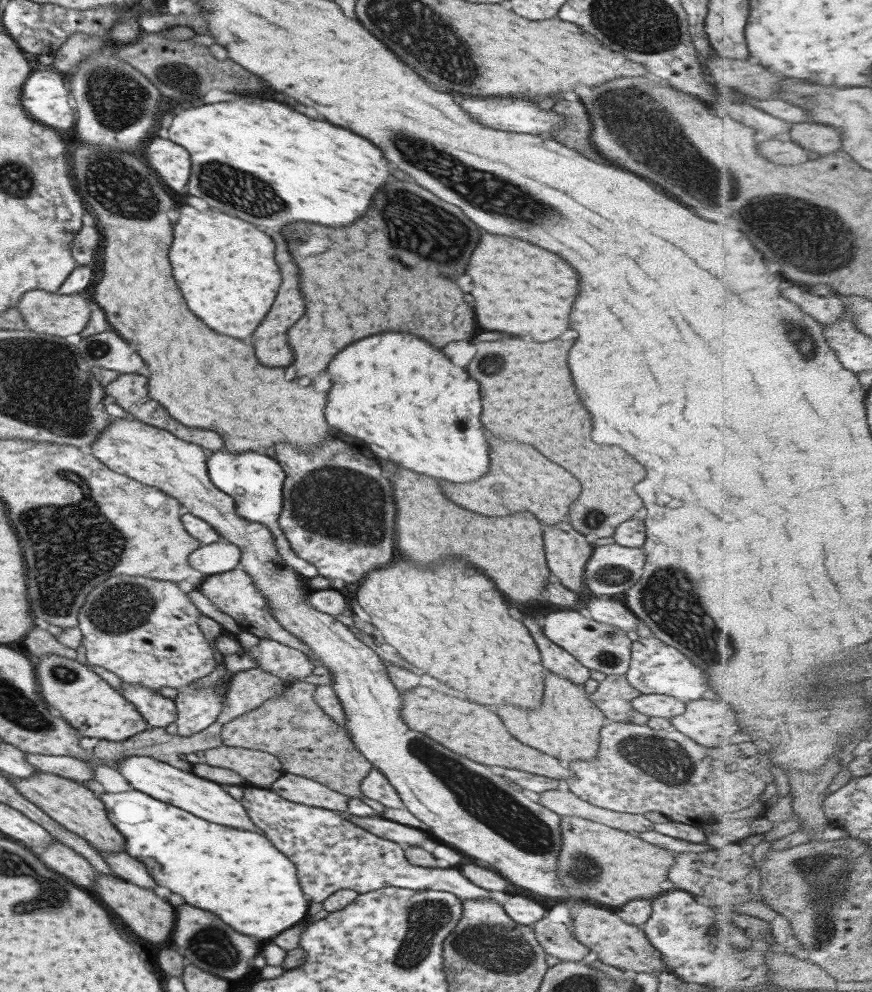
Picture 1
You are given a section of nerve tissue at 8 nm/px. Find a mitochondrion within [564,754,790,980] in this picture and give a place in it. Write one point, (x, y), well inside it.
(590, 865)

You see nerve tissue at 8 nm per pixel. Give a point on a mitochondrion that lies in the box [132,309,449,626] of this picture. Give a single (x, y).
(339, 505)

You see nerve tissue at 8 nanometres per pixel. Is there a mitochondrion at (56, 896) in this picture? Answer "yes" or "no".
yes

